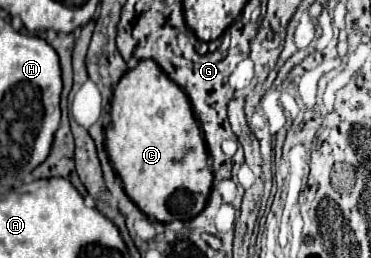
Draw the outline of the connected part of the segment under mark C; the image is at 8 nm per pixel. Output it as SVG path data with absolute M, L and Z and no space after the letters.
M145 59L115 85L109 115L111 123L105 129L107 153L131 201L147 217L155 217L161 223L197 217L207 205L213 171L209 169L207 145L185 91L153 59Z

